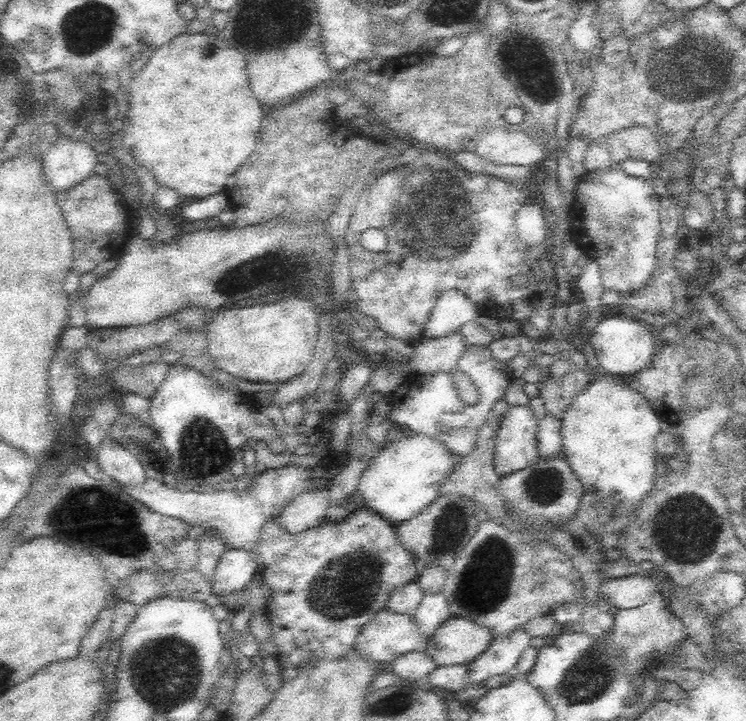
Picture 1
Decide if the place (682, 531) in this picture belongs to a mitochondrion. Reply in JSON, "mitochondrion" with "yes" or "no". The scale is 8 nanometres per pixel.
{"mitochondrion":"yes"}

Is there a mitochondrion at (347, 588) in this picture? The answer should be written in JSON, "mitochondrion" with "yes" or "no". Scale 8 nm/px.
{"mitochondrion":"yes"}

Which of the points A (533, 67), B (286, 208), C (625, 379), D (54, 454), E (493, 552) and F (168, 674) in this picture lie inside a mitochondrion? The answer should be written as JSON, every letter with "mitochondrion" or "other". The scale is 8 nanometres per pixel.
{"A":"other","B":"other","C":"other","D":"other","E":"mitochondrion","F":"mitochondrion"}

